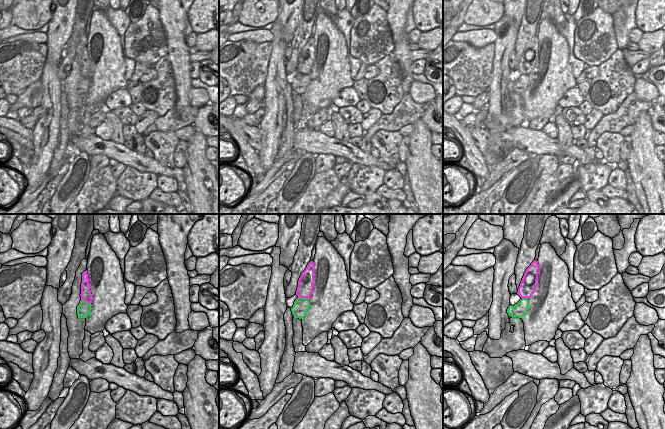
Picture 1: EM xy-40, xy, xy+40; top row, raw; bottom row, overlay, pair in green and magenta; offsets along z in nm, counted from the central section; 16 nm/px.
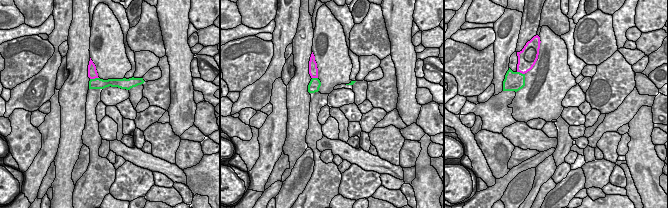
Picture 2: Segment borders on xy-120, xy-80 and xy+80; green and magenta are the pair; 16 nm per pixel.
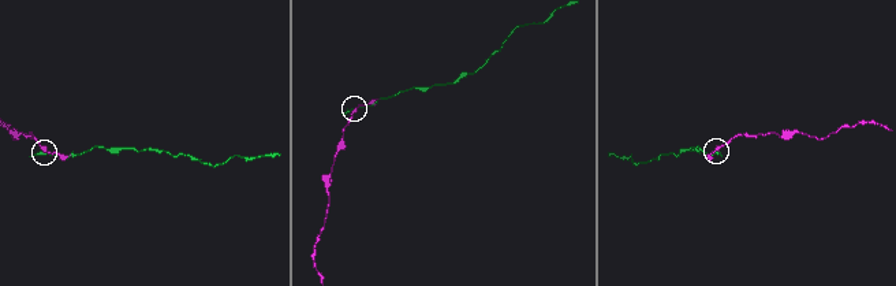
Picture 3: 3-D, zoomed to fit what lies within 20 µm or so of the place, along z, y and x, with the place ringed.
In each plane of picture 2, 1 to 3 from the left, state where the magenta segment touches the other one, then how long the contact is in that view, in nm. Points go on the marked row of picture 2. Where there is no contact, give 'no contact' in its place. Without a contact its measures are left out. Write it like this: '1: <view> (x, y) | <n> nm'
1: xy-120 (95, 78) | 150 nm
2: xy-80 (315, 78) | 100 nm
3: xy+80 (521, 73) | 140 nm

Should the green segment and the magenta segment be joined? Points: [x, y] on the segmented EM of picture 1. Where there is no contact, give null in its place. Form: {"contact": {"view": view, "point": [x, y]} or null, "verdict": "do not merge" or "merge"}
{"contact": {"view": "xy", "point": [303, 298]}, "verdict": "do not merge"}

